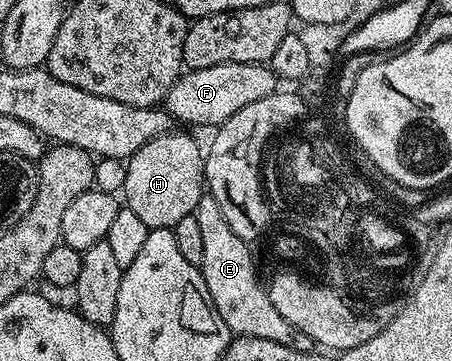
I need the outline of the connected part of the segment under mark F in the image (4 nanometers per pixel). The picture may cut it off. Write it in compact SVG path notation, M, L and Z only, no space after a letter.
M220 62L220 66L204 66L183 71L178 81L168 90L164 107L175 121L195 124L198 128L213 129L223 124L232 114L243 110L258 99L279 91L280 81L274 75L269 63Z

